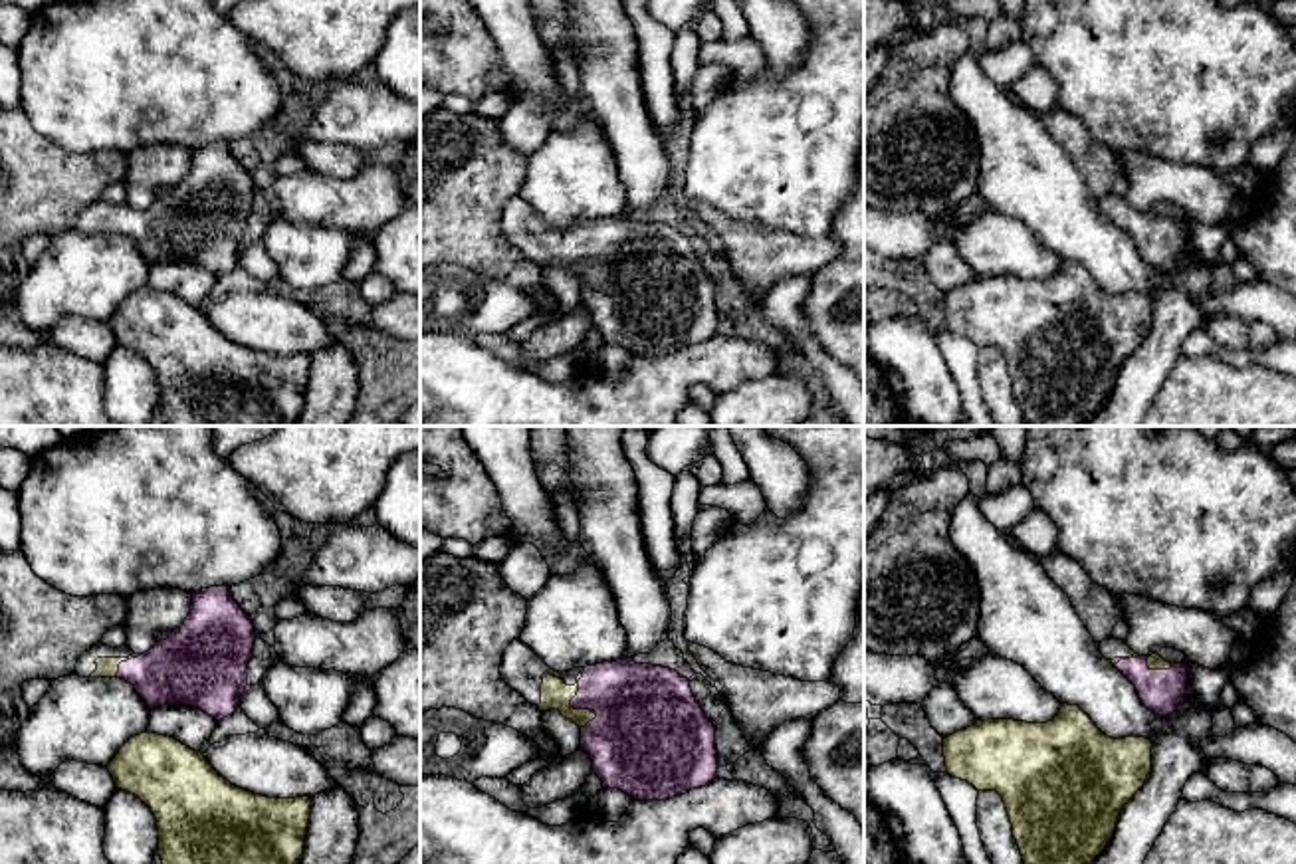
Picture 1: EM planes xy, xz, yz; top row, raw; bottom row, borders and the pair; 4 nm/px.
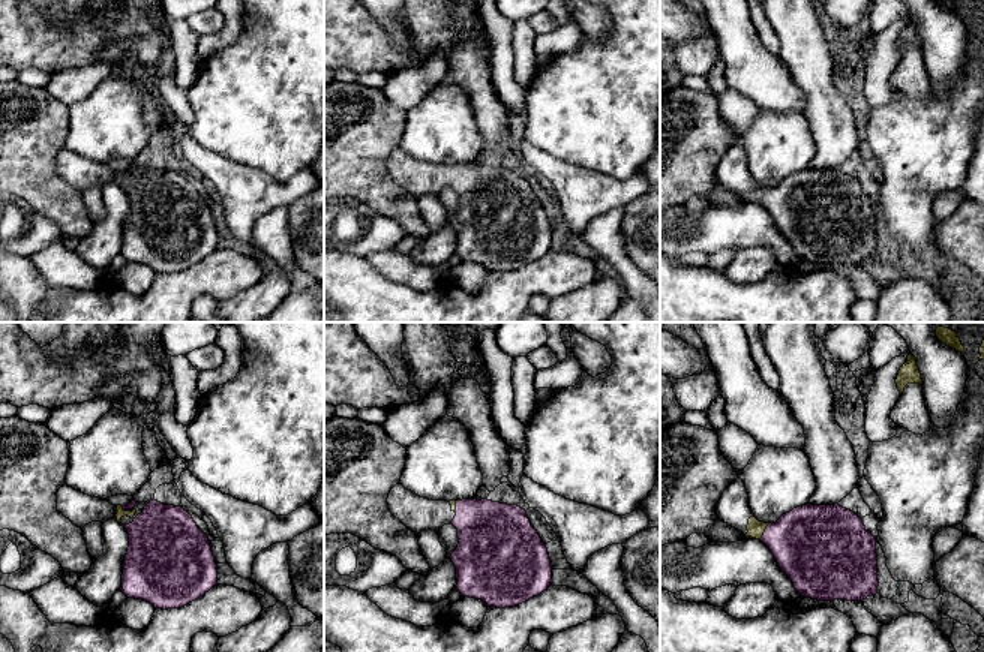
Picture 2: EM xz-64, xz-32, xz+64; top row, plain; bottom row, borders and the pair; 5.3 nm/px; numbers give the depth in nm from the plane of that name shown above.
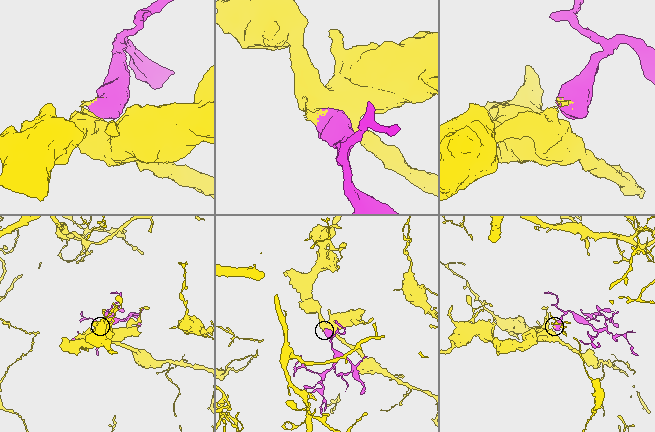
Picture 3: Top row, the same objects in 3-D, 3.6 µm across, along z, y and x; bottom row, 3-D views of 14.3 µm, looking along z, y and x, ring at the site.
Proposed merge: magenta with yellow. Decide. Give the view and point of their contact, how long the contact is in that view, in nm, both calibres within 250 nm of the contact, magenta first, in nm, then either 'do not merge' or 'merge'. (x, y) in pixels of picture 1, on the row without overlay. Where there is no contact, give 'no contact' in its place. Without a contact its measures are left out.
xz (577, 264) | 220 nm | 360/120 nm | merge

